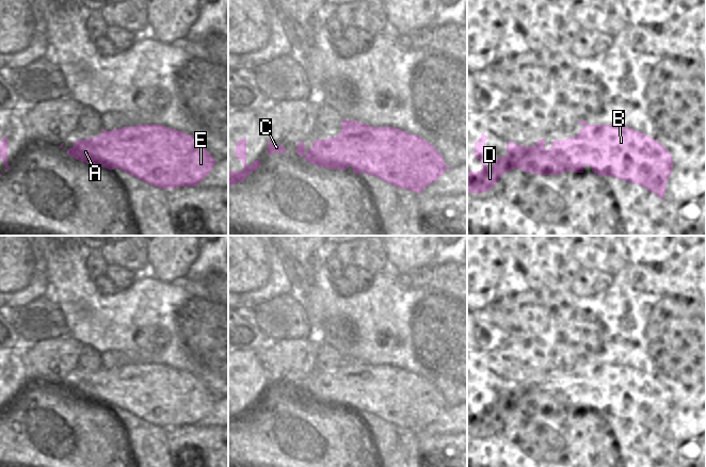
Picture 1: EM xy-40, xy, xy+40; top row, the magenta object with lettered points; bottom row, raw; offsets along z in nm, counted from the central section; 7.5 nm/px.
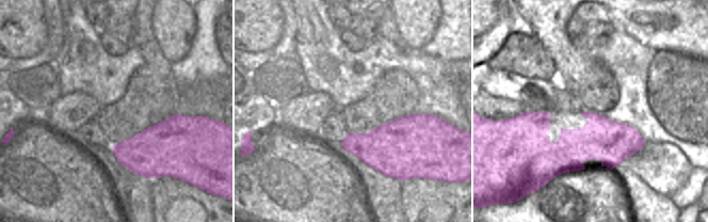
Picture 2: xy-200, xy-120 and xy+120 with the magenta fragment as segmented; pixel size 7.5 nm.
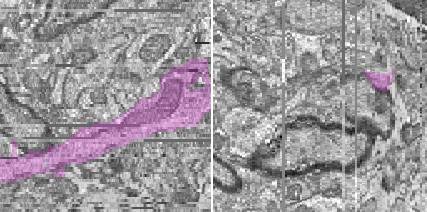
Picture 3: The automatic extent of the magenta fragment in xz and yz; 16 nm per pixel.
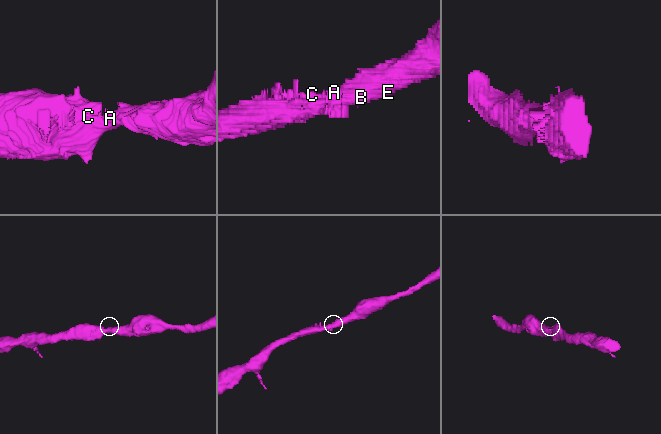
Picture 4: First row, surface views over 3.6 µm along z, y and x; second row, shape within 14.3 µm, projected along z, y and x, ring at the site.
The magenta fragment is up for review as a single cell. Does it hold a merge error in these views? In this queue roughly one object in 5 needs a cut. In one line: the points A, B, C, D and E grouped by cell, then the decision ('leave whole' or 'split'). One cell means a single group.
A B C D E; leave whole

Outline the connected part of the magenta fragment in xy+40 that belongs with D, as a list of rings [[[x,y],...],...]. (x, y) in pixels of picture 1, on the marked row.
[[[579,120],[578,125],[584,126],[578,135],[555,140],[547,150],[545,139],[537,140],[535,146],[507,142],[507,156],[495,159],[488,165],[485,164],[485,141],[488,138],[482,133],[481,139],[475,143],[475,158],[481,160],[483,168],[478,172],[467,171],[467,194],[490,191],[504,173],[515,168],[535,175],[560,175],[565,172],[583,173],[583,167],[590,165],[599,177],[612,176],[640,184],[664,199],[667,181],[673,171],[673,158],[661,143],[629,127],[589,125],[584,120]]]

